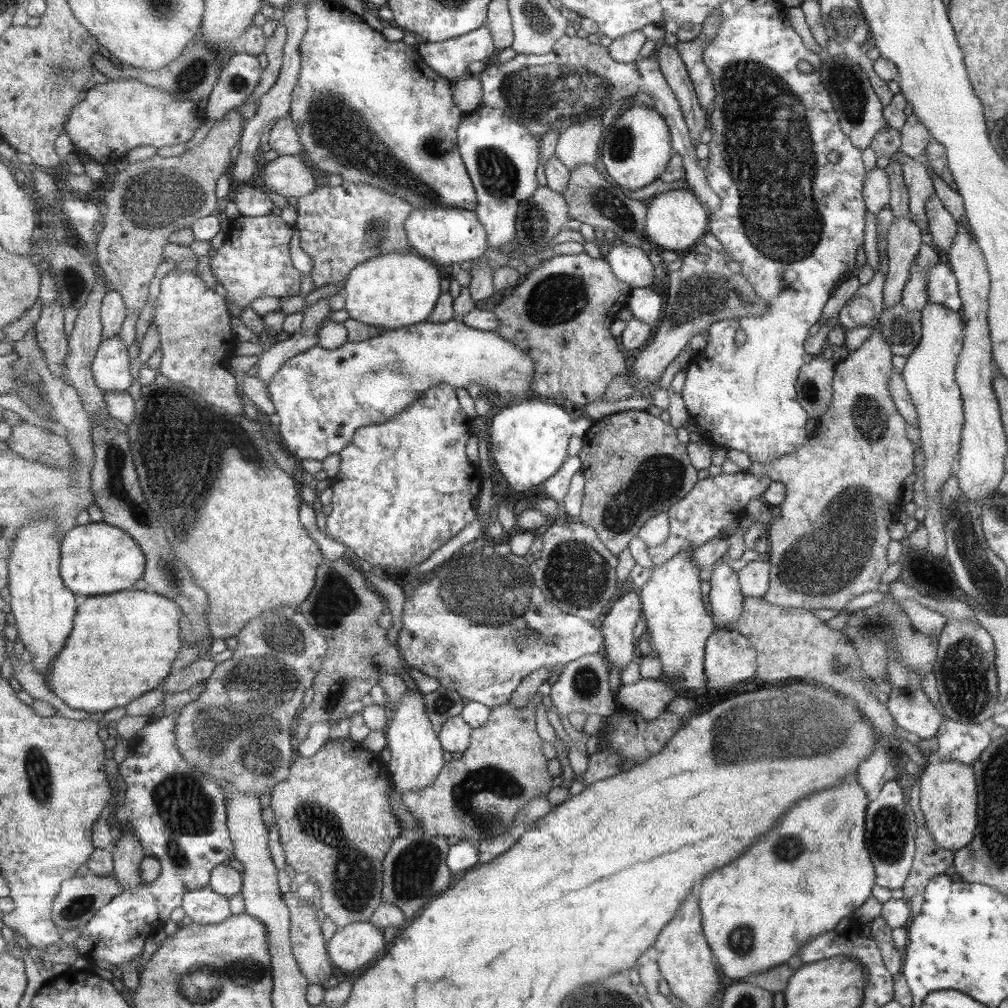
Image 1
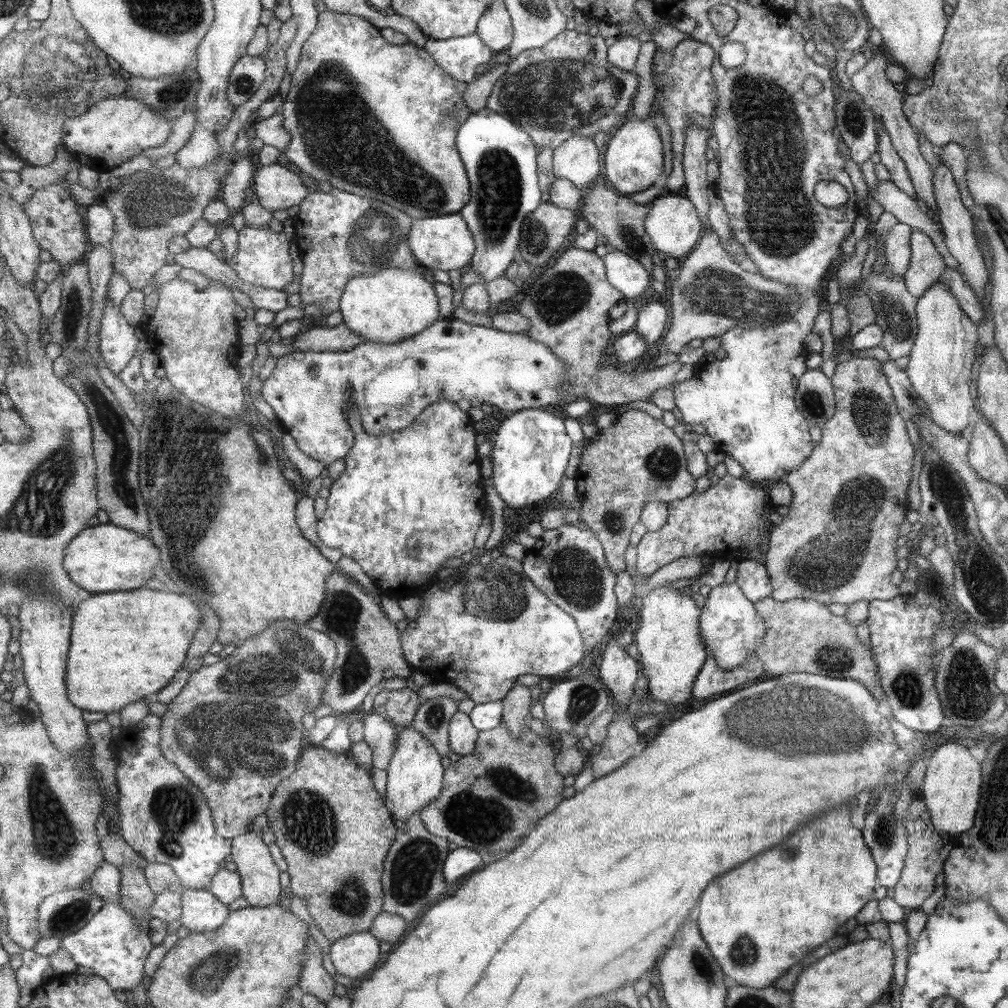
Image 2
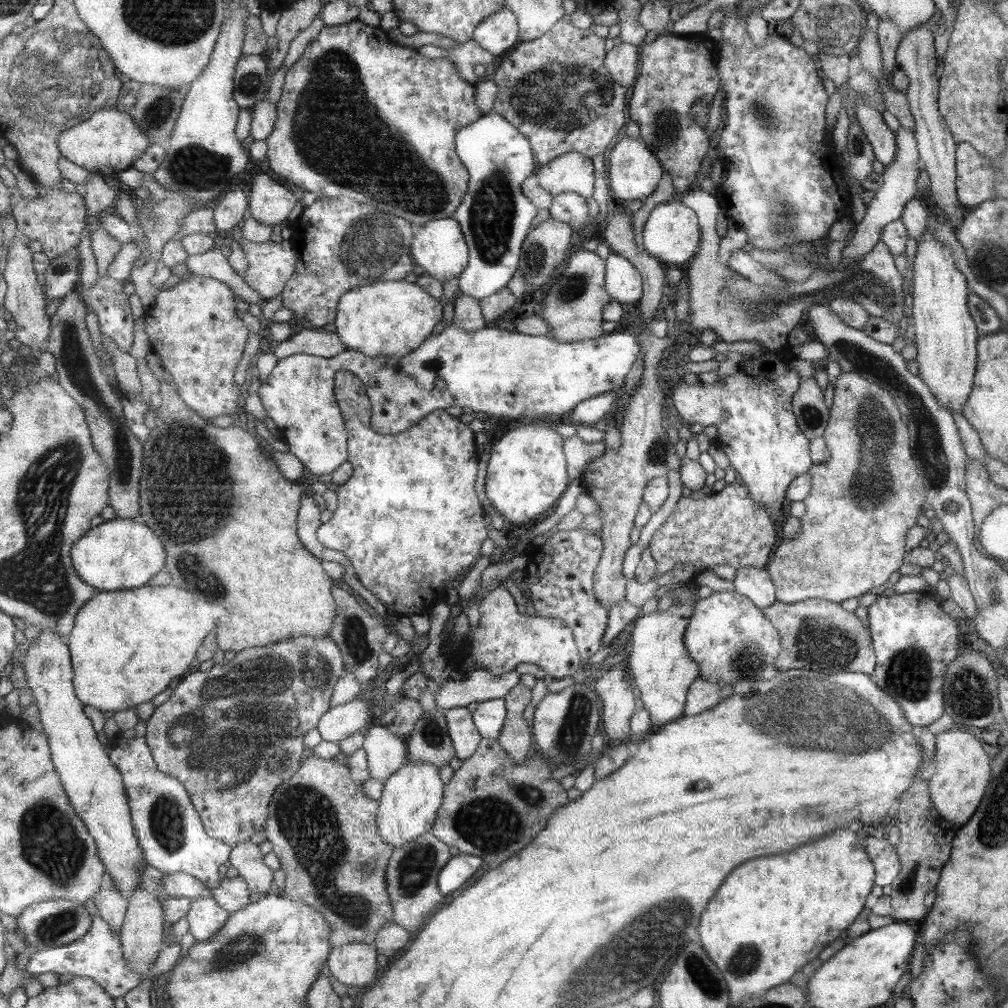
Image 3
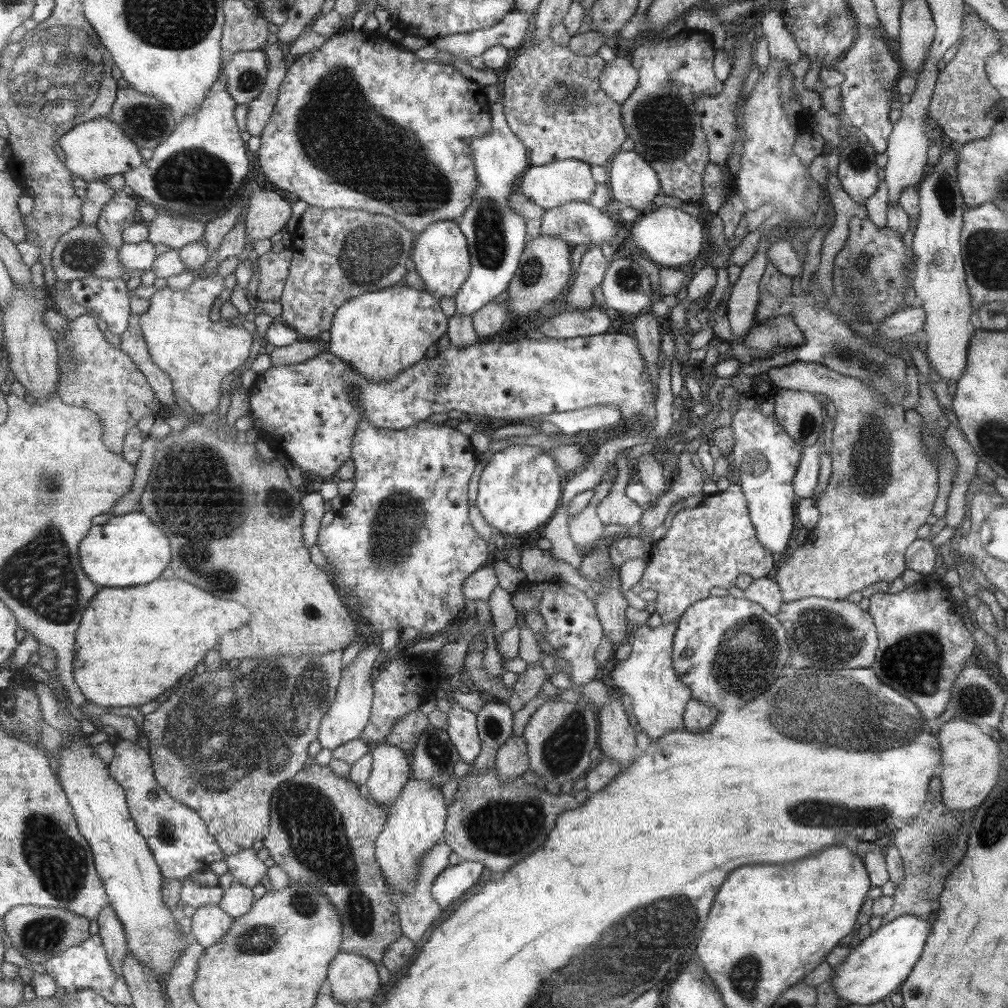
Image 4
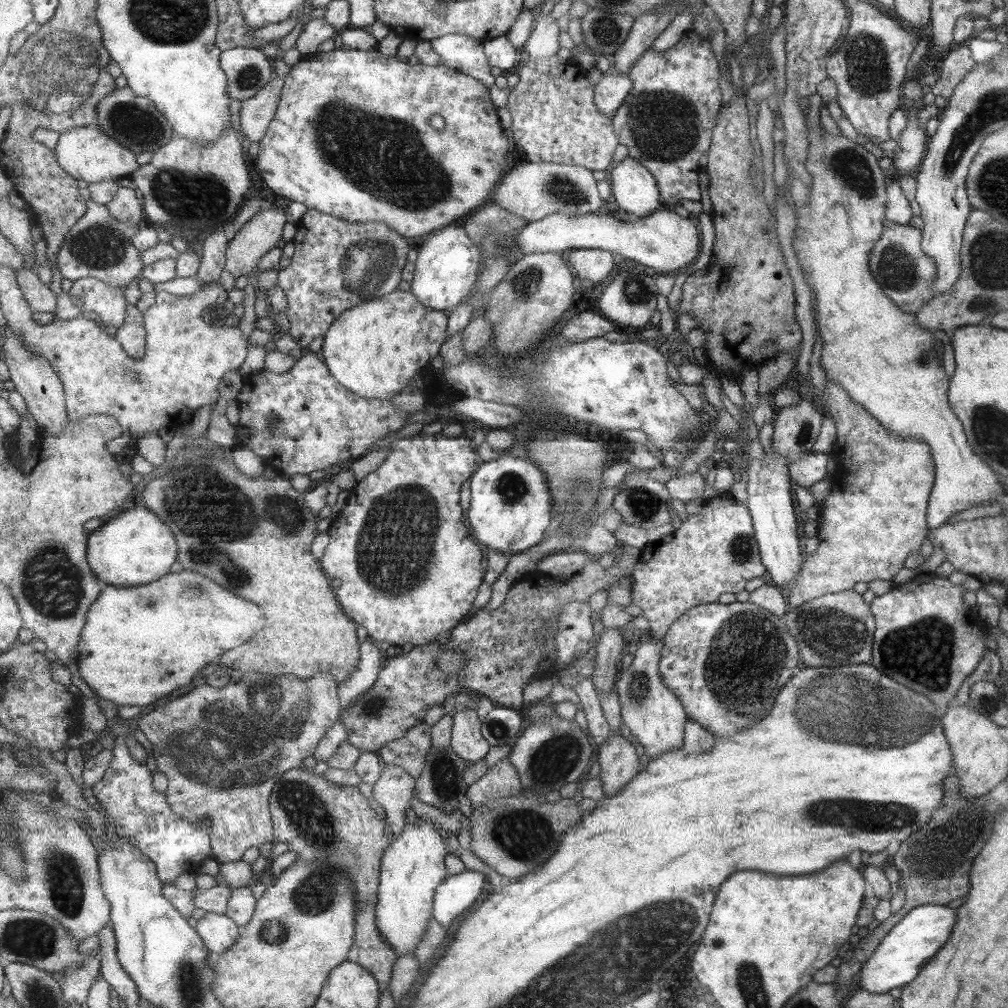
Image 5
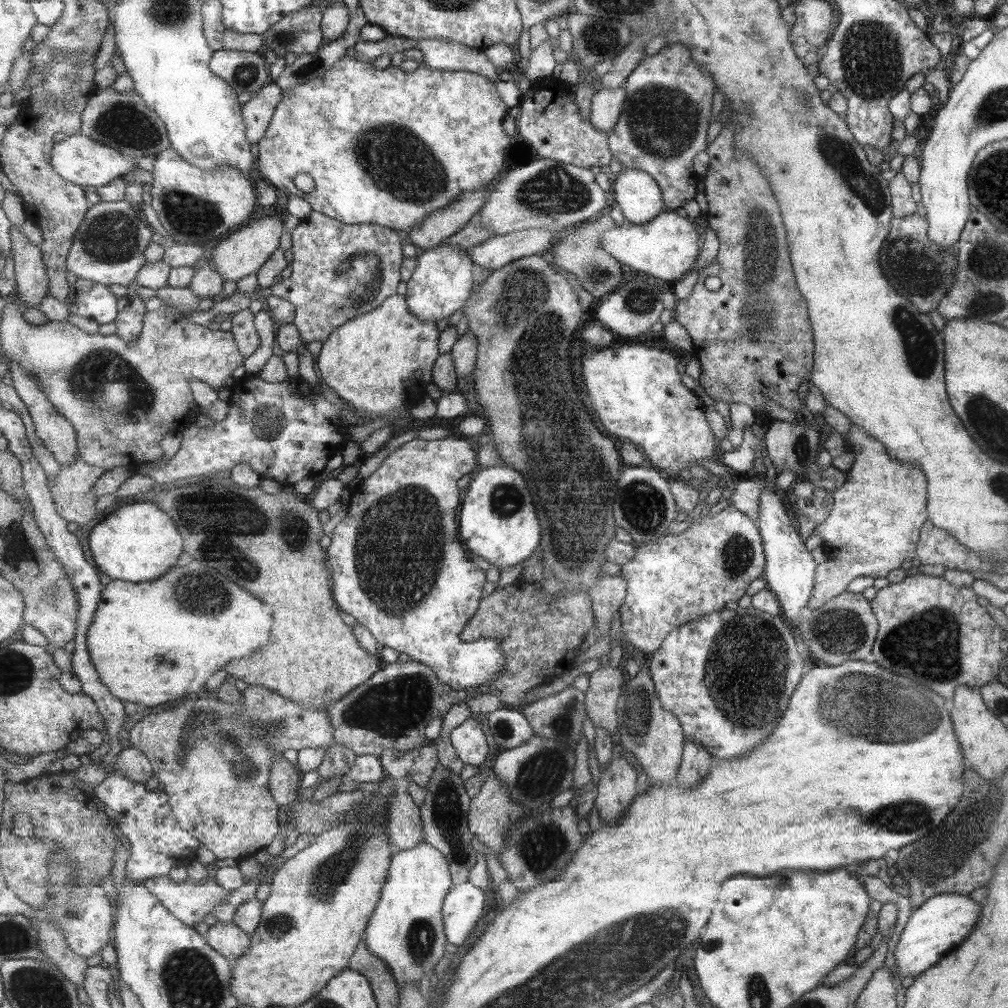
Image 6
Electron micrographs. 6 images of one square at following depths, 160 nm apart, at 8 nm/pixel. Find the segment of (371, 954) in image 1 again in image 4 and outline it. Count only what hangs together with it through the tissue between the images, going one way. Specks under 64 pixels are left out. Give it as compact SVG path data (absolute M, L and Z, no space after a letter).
M341 952L329 967L330 992L341 1005L370 1001L381 988L376 963L361 954Z

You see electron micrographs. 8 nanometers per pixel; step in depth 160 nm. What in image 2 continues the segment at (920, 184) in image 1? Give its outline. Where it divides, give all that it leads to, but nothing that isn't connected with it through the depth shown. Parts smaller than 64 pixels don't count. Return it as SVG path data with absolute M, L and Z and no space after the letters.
M879 126L876 130L876 137L878 162L881 162L889 173L889 181L901 192L908 194L915 200L915 192L907 168L905 168L904 161L896 153L896 149L892 147L891 137L888 132Z

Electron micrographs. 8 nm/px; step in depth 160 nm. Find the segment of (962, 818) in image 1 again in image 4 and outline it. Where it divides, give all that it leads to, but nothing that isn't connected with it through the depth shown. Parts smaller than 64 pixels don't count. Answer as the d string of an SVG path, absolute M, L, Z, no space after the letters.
M953 718L939 725L939 741L941 742L941 793L942 802L955 810L969 810L983 802L983 798L991 792L999 778L999 748L995 740L983 734L975 724L965 719Z

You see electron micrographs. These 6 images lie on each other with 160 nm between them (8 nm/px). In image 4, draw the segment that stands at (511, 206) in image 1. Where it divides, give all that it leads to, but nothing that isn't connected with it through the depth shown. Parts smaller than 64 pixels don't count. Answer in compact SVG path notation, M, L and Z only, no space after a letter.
M503 82L498 84L500 99L492 105L492 130L480 138L470 138L468 143L474 150L476 167L480 174L480 187L477 189L472 206L458 223L468 238L472 253L471 275L455 297L456 315L473 316L499 294L508 291L517 270L521 266L527 244L526 220L510 207L511 194L517 190L518 182L531 166L528 148L512 131L505 114Z

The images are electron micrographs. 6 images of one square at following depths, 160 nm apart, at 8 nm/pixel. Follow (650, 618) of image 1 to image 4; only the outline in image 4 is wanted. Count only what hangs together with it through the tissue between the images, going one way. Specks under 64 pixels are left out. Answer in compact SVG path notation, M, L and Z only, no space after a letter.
M672 620L653 628L645 624L631 628L628 639L631 652L610 672L614 688L625 694L638 728L651 741L681 729L681 716L684 716L683 710L691 699L691 692L681 684L680 677L672 668L672 634L676 631L676 622Z

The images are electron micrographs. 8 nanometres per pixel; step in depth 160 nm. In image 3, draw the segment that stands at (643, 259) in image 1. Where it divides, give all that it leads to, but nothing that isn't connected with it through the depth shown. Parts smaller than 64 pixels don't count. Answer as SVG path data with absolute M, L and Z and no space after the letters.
M609 255L605 260L605 289L619 305L637 302L641 298L639 270L627 258Z

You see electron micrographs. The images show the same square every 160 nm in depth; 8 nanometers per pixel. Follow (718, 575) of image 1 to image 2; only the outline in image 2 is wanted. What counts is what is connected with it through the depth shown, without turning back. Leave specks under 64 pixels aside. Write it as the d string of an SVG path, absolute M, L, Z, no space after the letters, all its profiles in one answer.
M733 582L712 587L699 616L700 639L704 641L719 670L733 670L741 666L766 636L766 624L754 608L752 601Z

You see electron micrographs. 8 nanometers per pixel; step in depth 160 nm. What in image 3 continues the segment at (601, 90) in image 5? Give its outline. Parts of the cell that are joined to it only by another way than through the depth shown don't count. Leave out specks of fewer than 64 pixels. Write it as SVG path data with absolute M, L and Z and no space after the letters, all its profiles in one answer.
M620 43L604 55L604 67L617 84L630 88L635 80L637 48L631 44Z

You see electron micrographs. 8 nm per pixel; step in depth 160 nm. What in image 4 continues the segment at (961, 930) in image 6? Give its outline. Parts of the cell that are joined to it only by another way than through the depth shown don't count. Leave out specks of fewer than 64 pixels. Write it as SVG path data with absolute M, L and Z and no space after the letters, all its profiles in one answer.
M914 914L898 916L871 931L870 935L849 952L842 963L833 969L832 987L842 1007L847 1004L866 1005L883 1001L889 992L899 988L920 959L926 939L932 931L933 924Z

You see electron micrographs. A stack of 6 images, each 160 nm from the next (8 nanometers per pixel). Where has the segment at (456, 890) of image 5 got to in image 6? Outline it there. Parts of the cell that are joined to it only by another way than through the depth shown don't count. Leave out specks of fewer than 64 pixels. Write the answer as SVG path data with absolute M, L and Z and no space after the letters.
M470 881L454 885L444 902L444 923L448 942L455 946L467 944L485 911L485 891Z

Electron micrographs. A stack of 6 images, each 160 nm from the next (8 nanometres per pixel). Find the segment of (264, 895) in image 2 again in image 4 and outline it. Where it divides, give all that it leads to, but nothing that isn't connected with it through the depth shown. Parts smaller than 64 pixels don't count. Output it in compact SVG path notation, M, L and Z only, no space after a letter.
M251 848L228 856L224 861L228 865L228 872L234 877L234 882L249 888L262 884L269 870L269 866L263 860L259 860L257 852Z

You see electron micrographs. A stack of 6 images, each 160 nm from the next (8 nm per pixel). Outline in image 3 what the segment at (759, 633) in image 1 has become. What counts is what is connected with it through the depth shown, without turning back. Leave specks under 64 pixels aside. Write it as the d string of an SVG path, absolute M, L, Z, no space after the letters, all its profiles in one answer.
M807 599L793 604L775 601L762 610L781 636L782 650L773 664L779 671L805 669L821 671L825 675L840 672L872 674L876 655L872 647L872 635L853 612L840 607L840 603L823 599Z

